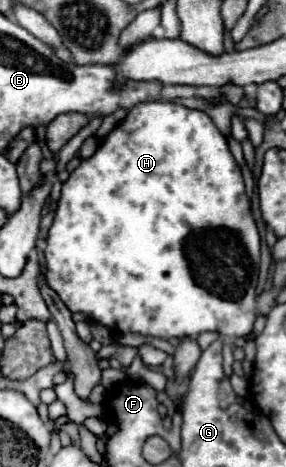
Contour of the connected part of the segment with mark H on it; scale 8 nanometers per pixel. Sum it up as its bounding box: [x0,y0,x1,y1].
[46,100,260,338]

